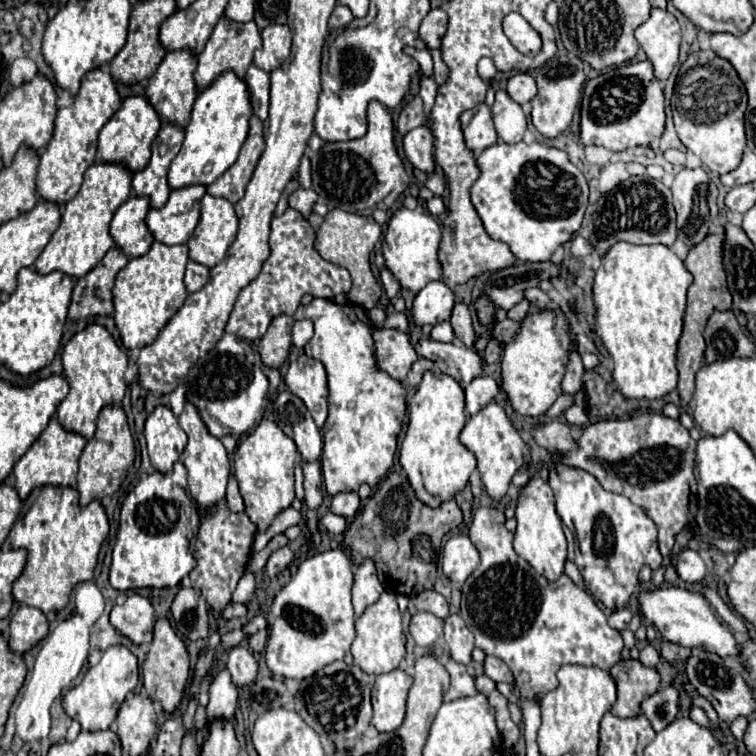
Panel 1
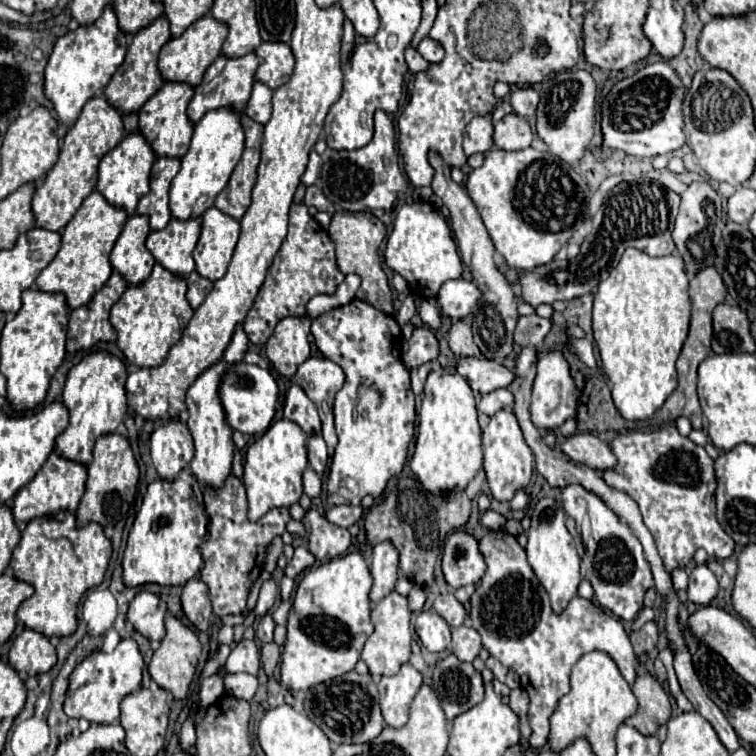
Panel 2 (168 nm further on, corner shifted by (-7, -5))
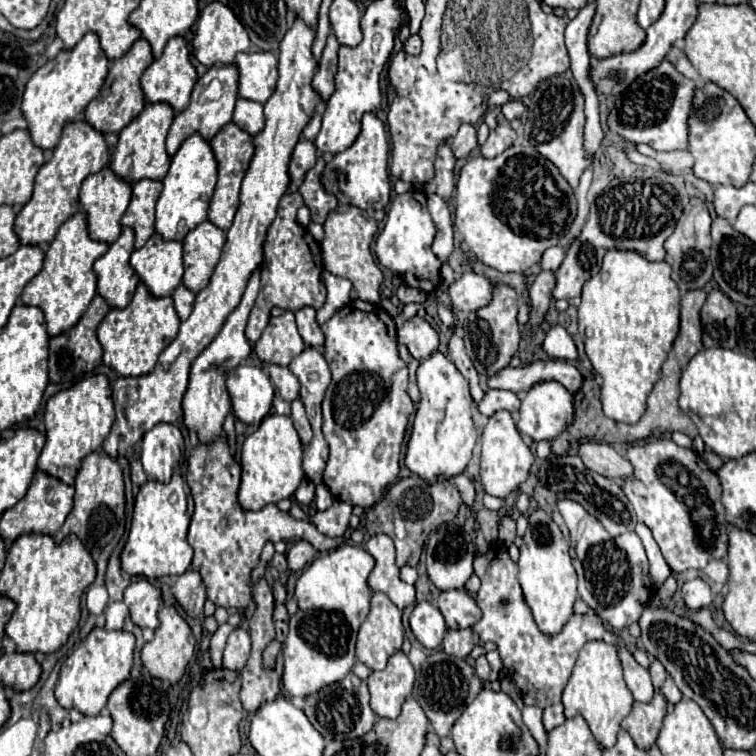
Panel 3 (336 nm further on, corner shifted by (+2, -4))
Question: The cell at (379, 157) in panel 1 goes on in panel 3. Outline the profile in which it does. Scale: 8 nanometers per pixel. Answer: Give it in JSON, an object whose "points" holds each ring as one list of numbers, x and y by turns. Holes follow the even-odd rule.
{"points":[[365,114,361,120,361,132,357,140,343,152,335,154,335,158,327,164,323,172,323,186,327,192,333,192,341,204,351,204,361,210,379,210,389,204,389,142,385,134,383,122,375,114]]}

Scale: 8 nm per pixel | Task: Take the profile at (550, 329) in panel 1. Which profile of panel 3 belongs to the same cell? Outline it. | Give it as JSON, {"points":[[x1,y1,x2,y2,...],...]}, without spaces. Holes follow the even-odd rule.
{"points":[[559,382,533,386,519,412,517,430,535,442,557,438,573,422,573,396]]}

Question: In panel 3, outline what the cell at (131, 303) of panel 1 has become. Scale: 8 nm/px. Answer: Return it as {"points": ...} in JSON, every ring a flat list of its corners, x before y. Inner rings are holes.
{"points":[[143,284,137,286,131,304,125,310,111,310,97,328,103,348,103,364,121,376,145,376,155,368,159,354,179,332,179,318,171,298,153,298]]}

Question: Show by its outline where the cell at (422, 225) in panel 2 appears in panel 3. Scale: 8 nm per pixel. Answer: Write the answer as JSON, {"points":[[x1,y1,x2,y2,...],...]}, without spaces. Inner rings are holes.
{"points":[[409,190,405,194,397,194,387,212,387,222,383,232,377,236,375,254,379,262,397,274,407,286,419,288,423,292,433,292,441,280,441,262,431,252,431,242,435,238,435,224,429,216,425,196,419,190]]}

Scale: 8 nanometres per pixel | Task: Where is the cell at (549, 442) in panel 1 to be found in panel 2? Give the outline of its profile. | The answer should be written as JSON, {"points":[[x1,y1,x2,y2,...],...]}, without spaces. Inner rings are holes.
{"points":[[576,433,576,435,564,437,560,443,560,449,572,461,598,471,612,469,616,465,616,457,612,455,610,447,592,433]]}

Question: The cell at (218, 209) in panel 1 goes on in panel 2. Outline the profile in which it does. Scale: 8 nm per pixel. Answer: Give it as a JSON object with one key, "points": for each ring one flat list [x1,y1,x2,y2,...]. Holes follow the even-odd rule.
{"points":[[210,207,202,215,202,233,194,249,196,271,210,281,224,277,238,243,238,235,240,223,220,209]]}

